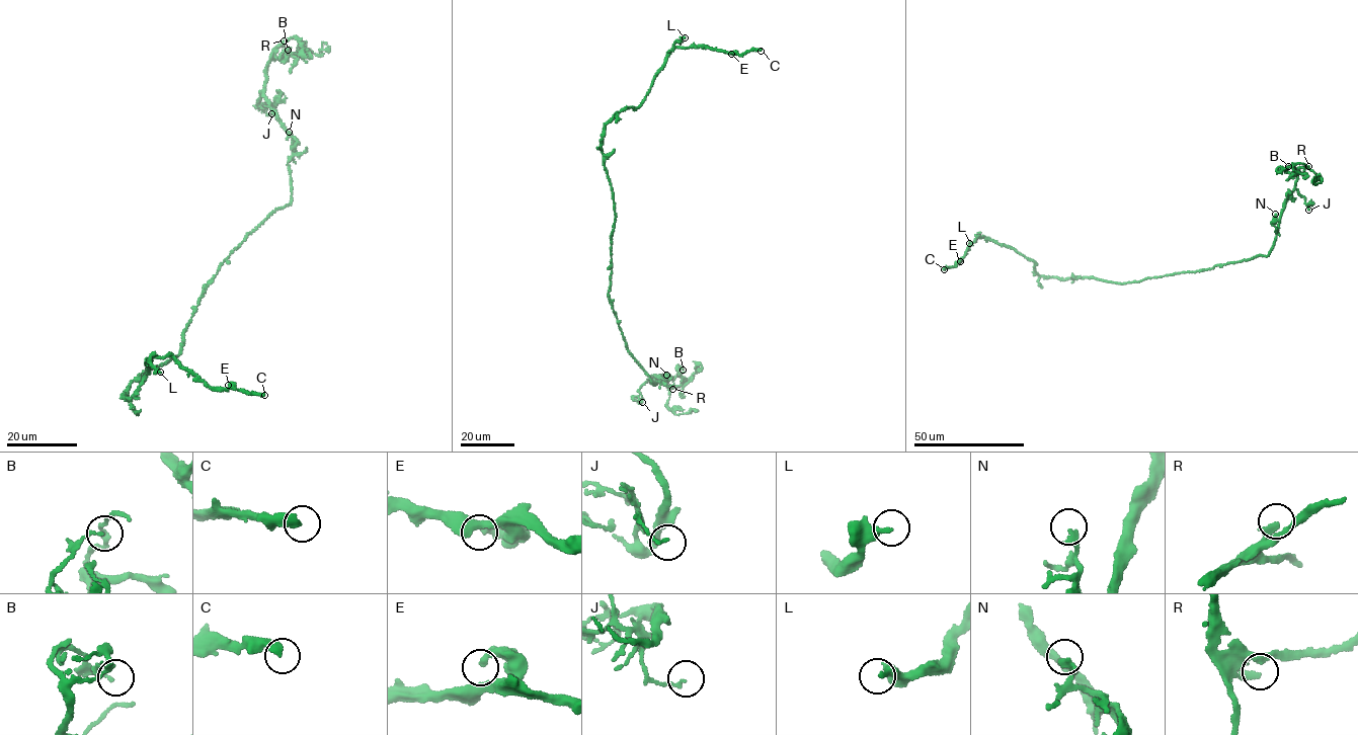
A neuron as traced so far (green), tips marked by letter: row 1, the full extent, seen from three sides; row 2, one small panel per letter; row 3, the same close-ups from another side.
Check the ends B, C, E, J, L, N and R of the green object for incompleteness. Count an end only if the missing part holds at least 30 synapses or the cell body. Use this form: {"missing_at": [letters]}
{"missing_at": ["C", "R"]}

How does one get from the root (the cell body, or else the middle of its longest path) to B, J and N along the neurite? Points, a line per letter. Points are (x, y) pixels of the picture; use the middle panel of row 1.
B: (611, 252), (609, 298), (629, 353), (654, 384), (665, 381), (654, 375), (673, 378), (676, 366), (683, 370)
J: (611, 252), (609, 298), (627, 349), (652, 383), (665, 381), (654, 375), (647, 380), (638, 391), (642, 402)
N: (611, 252), (609, 298), (627, 349), (652, 383), (664, 383), (666, 375)

